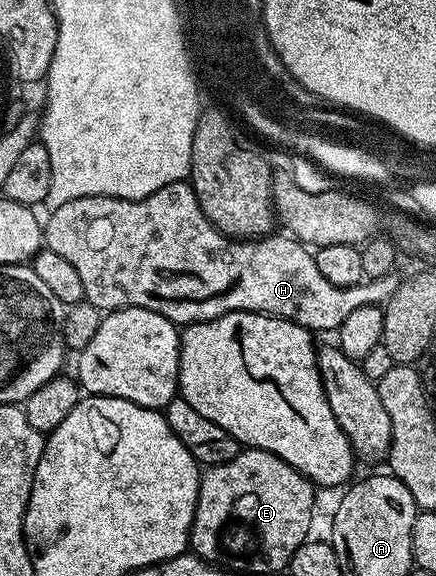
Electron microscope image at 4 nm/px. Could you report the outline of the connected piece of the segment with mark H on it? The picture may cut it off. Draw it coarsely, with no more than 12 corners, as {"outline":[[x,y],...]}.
{"outline":[[187,181],[45,219],[104,313],[338,332],[400,276],[333,285],[290,234],[230,239]]}

